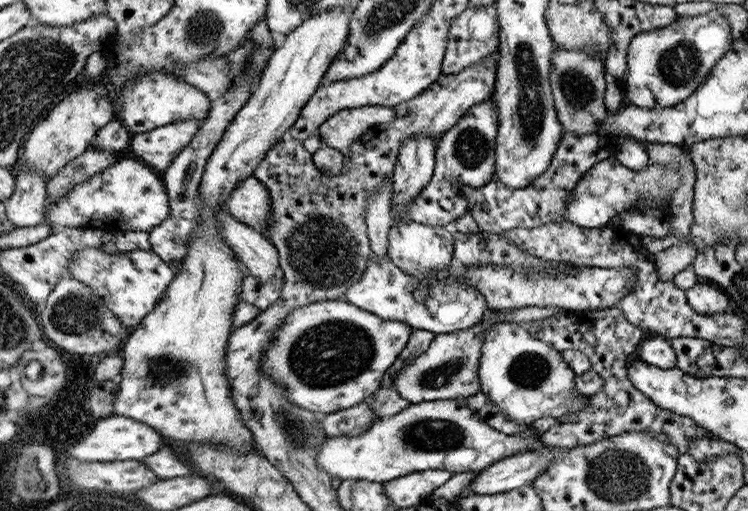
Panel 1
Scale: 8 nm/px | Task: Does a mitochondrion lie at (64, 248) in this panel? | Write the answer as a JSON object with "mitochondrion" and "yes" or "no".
{"mitochondrion":"no"}

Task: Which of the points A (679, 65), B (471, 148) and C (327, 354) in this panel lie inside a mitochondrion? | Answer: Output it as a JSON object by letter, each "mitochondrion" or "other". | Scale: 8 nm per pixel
{"A":"mitochondrion","B":"mitochondrion","C":"mitochondrion"}

